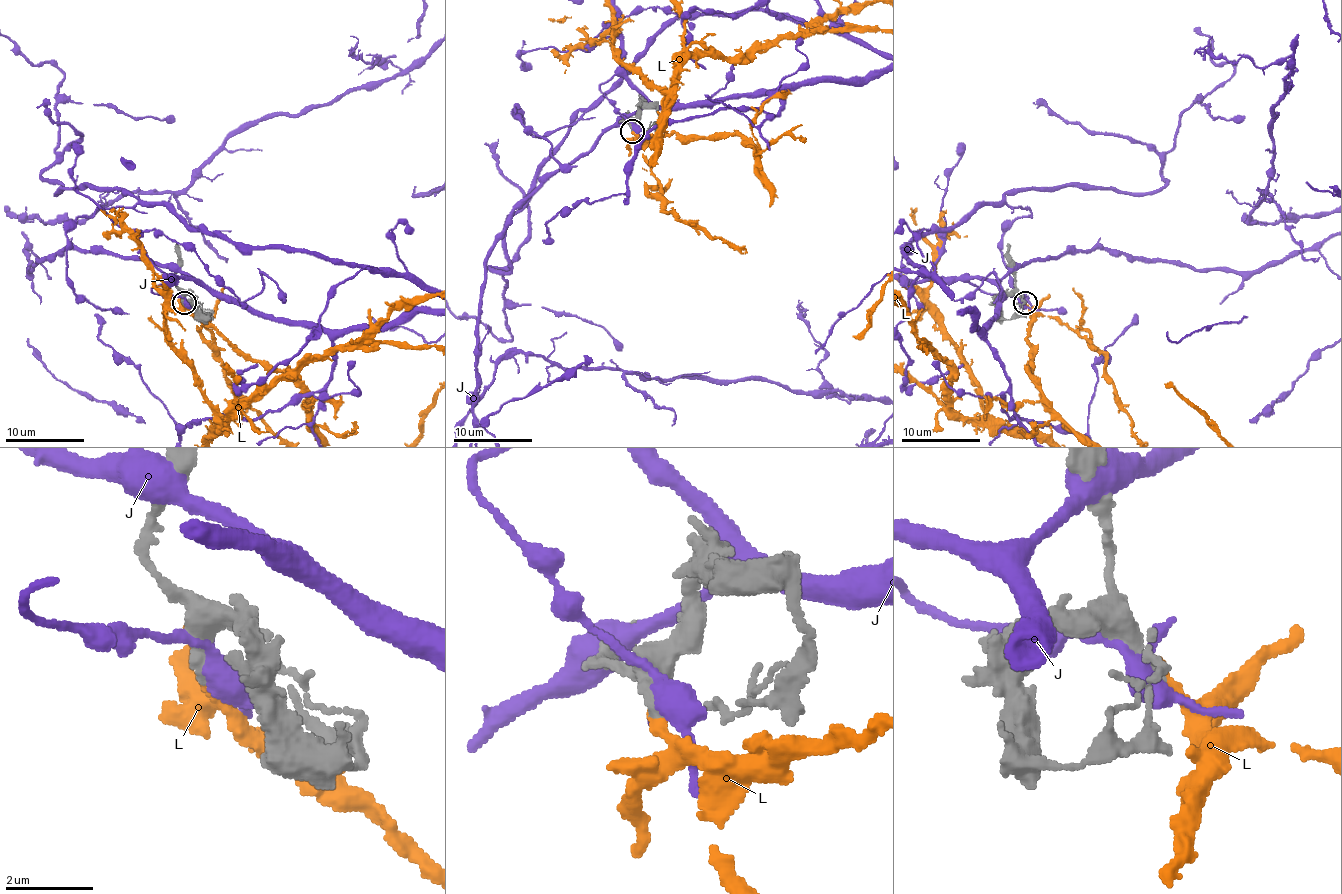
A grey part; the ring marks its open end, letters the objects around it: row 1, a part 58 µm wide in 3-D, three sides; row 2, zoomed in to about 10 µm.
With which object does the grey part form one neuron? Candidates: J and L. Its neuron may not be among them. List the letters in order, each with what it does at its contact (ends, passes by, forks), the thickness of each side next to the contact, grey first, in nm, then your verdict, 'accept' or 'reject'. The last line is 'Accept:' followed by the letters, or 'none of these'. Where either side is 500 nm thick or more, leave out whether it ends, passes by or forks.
J: 600 nm thick on the grey side, 320 nm on the other; reject
L: it ends there; 380 nm thick on the grey side, 200 nm on the other; accept
Accept: L

